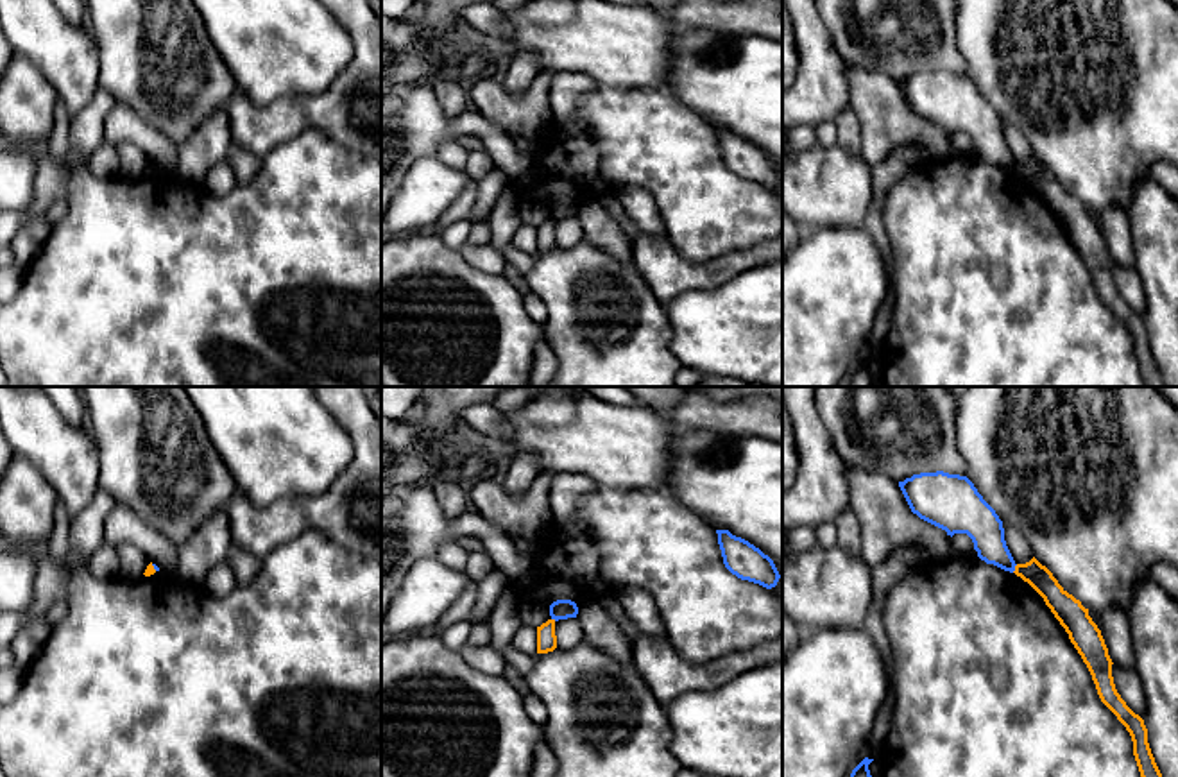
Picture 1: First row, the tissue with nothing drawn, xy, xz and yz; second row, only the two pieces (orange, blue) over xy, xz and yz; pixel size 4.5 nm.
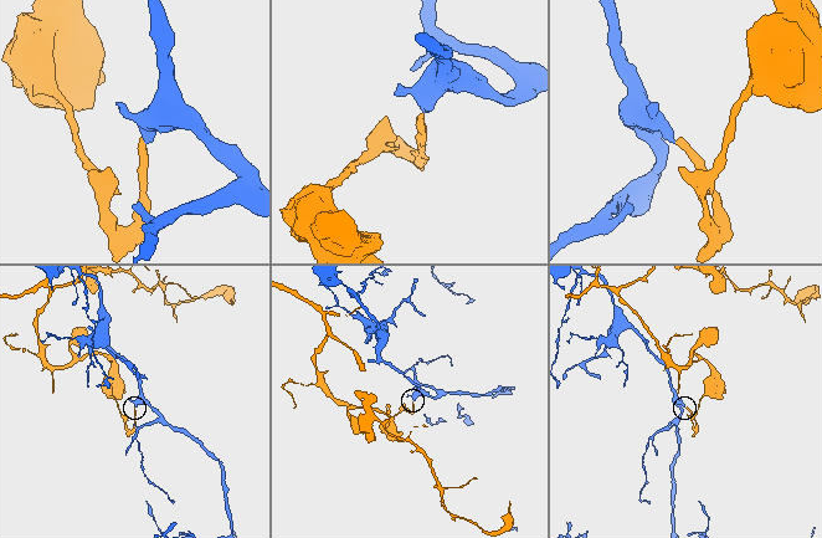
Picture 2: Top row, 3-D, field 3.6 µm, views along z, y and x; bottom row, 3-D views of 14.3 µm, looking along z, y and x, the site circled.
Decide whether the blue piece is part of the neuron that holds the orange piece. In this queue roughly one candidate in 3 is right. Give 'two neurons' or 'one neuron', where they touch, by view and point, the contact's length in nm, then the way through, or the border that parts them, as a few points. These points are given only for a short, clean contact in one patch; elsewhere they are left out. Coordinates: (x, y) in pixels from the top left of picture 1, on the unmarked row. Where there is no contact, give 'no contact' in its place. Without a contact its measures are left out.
two neurons | yz (1015, 167) | 50 nm | along yz (1017, 163), (1012, 170)

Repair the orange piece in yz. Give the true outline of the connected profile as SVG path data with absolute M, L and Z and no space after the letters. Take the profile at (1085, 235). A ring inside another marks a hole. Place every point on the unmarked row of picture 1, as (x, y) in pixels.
M1035 156L1026 163L1017 163L1013 172L1028 181L1044 197L1046 204L1065 227L1071 242L1087 263L1101 301L1130 331L1133 340L1133 354L1146 387L1165 387L1148 342L1148 328L1144 319L1126 304L1115 288L1112 276L1114 261L1108 254L1101 229L1088 215L1088 208L1069 193L1053 172Z

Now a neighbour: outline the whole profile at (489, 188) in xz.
M496 168L478 183L478 193L471 213L473 222L489 218L507 179L508 175Z

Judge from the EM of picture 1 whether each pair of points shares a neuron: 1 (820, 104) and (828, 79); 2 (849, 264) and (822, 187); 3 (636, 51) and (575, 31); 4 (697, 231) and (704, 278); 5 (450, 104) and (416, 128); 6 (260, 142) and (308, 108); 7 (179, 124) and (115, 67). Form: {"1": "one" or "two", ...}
{"1": "one", "2": "two", "3": "one", "4": "two", "5": "two", "6": "one", "7": "one"}

